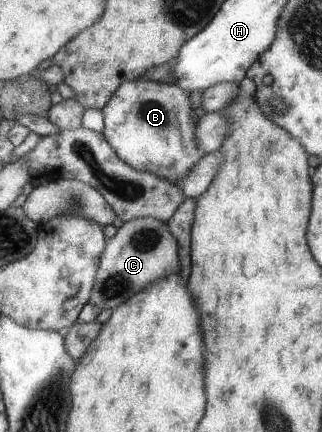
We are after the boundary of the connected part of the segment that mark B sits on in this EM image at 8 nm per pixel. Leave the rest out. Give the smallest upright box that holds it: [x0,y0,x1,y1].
[102,77,206,183]

